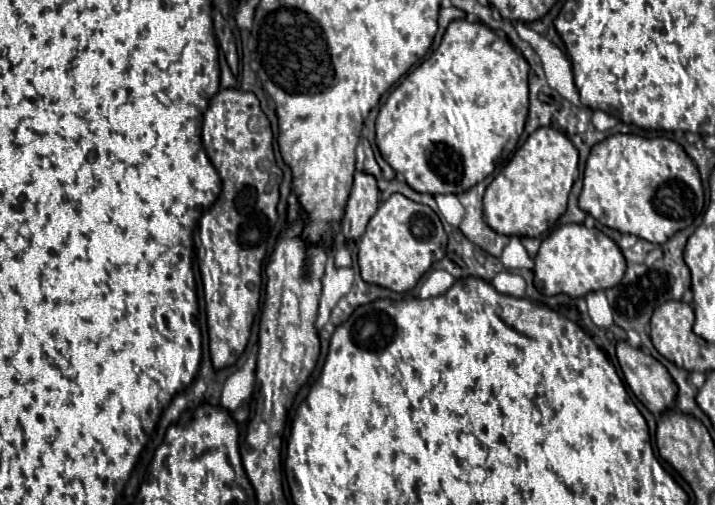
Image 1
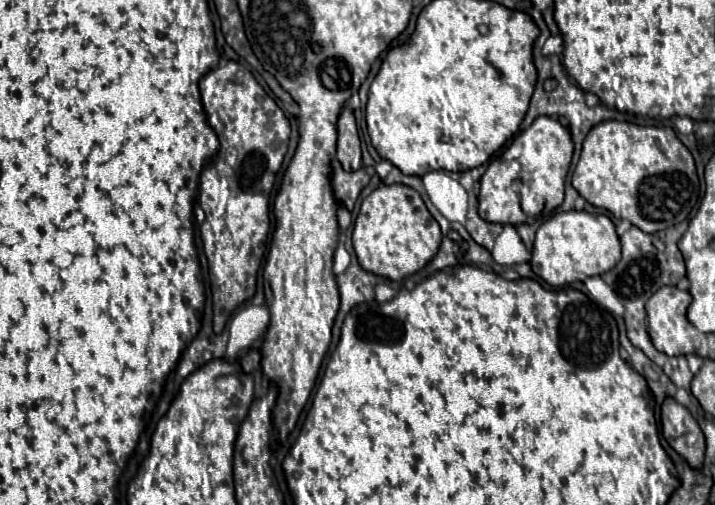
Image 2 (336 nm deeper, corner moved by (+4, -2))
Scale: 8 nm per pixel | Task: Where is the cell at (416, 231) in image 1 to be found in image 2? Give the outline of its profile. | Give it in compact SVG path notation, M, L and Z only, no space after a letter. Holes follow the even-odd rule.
M401 183L381 185L367 199L363 199L359 215L353 225L353 247L365 271L401 281L407 275L423 269L441 245L441 229L427 211L421 195Z

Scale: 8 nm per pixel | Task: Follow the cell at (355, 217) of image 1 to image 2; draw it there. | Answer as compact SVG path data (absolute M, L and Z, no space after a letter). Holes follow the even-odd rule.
M345 105L337 119L337 161L345 171L355 171L361 167L361 143L355 125L353 111Z

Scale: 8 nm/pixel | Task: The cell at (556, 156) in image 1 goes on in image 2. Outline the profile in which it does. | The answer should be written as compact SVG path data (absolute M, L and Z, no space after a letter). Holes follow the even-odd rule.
M535 119L531 127L521 131L483 173L479 191L479 215L489 223L501 225L533 223L545 209L547 199L549 211L553 211L563 203L563 185L571 167L571 155L573 141L569 131L557 119Z

